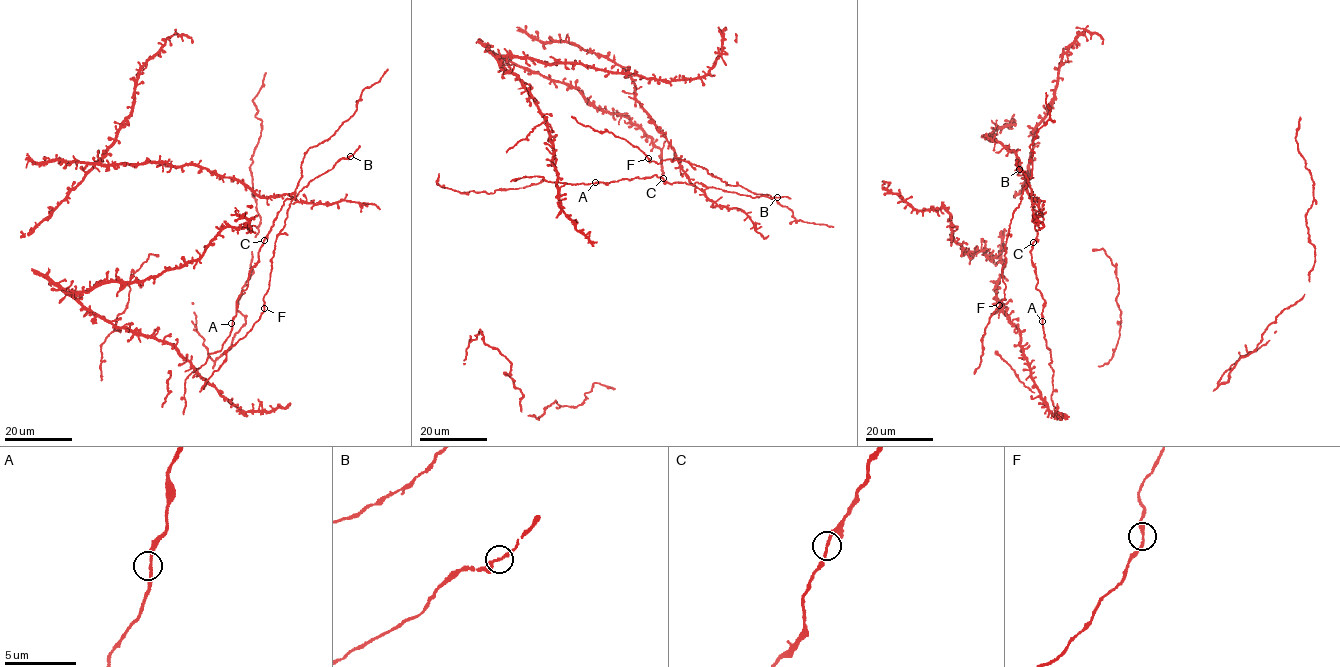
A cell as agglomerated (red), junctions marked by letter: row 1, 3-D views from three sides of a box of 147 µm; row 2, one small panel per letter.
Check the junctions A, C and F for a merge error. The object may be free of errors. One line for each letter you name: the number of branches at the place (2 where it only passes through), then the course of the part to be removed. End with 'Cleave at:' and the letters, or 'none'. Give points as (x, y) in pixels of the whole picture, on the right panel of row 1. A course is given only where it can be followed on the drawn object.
Cleave at: none

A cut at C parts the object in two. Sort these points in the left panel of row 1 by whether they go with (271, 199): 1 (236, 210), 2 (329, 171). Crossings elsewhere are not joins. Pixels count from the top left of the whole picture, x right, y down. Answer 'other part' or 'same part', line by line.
1: other part
2: same part

